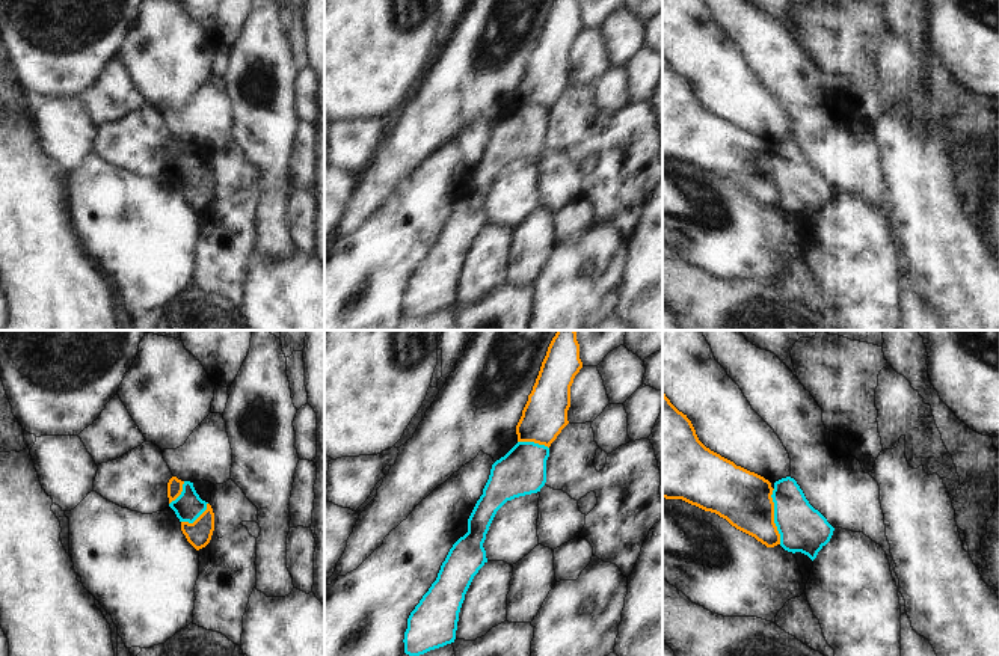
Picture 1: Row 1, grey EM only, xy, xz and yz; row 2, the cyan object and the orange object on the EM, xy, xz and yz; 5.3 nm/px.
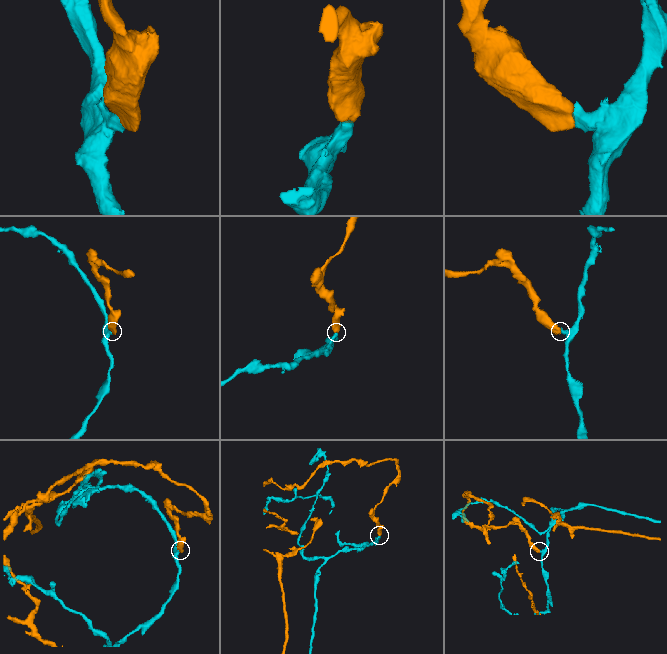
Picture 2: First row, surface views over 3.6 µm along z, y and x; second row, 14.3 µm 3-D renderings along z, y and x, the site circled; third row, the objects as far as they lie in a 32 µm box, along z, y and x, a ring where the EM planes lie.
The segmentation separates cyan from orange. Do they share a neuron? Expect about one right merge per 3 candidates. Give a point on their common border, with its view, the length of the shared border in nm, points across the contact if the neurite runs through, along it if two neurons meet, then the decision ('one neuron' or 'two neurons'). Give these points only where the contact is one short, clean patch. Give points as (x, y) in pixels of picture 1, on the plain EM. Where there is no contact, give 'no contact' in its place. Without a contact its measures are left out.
meets cyan in yz at (774, 178); contact 300 nm long; border along yz (773, 151), (774, 187), (780, 205); two neurons

